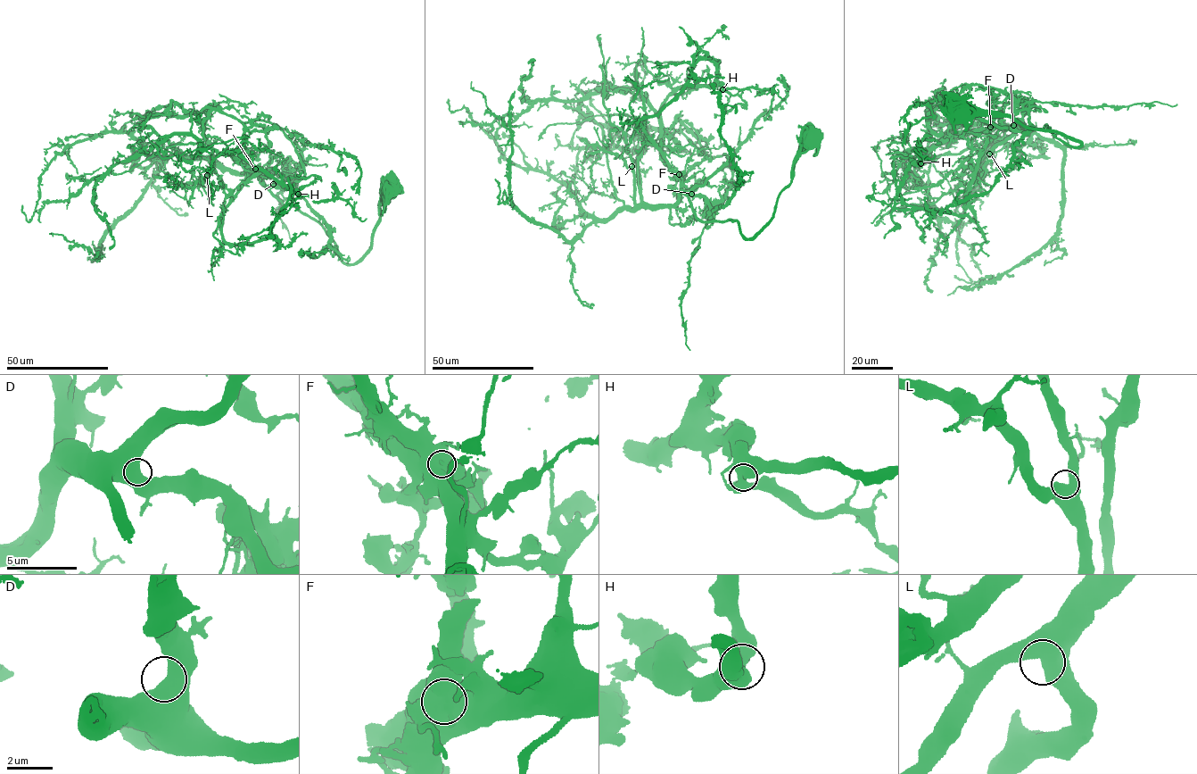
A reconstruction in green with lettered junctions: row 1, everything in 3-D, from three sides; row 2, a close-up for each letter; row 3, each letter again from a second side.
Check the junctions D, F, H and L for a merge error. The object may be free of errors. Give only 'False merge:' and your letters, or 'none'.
False merge: F

